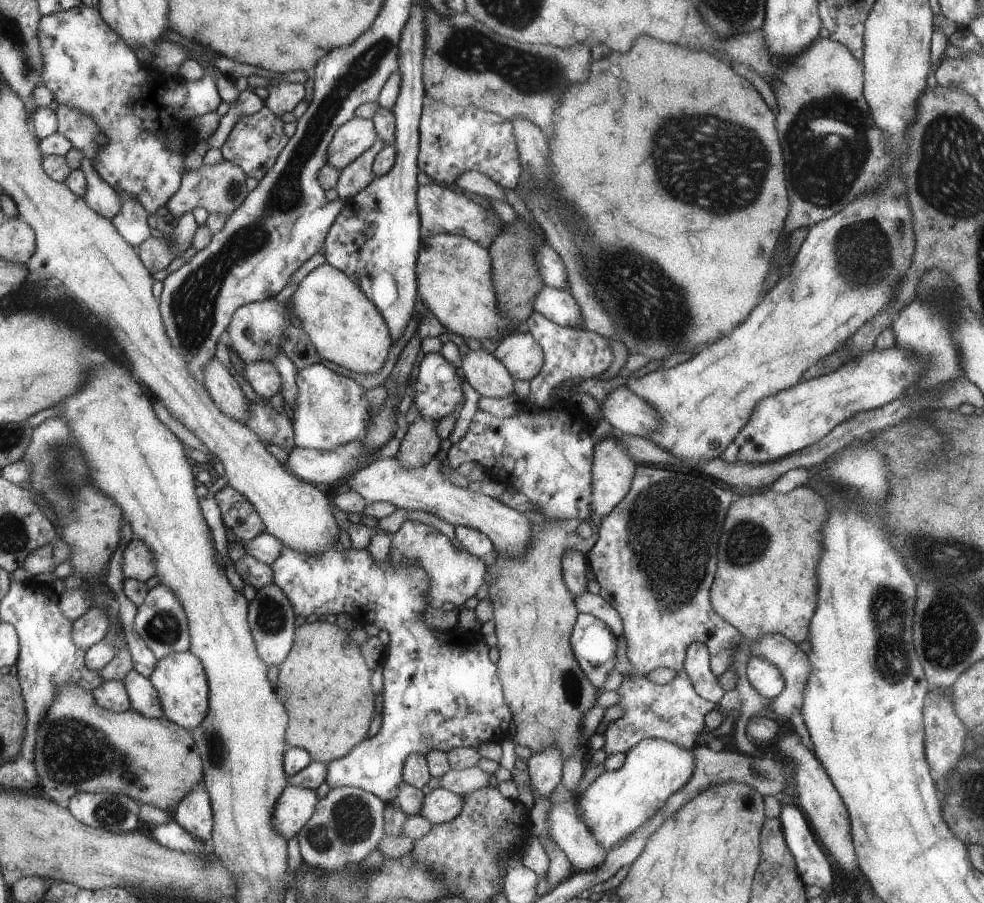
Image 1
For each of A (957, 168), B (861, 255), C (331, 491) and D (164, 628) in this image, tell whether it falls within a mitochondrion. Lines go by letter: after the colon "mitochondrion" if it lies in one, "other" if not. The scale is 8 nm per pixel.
A: mitochondrion
B: mitochondrion
C: other
D: mitochondrion

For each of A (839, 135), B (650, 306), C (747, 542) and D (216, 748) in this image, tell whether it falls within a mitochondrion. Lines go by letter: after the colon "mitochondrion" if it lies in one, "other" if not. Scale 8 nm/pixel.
A: mitochondrion
B: mitochondrion
C: mitochondrion
D: mitochondrion

